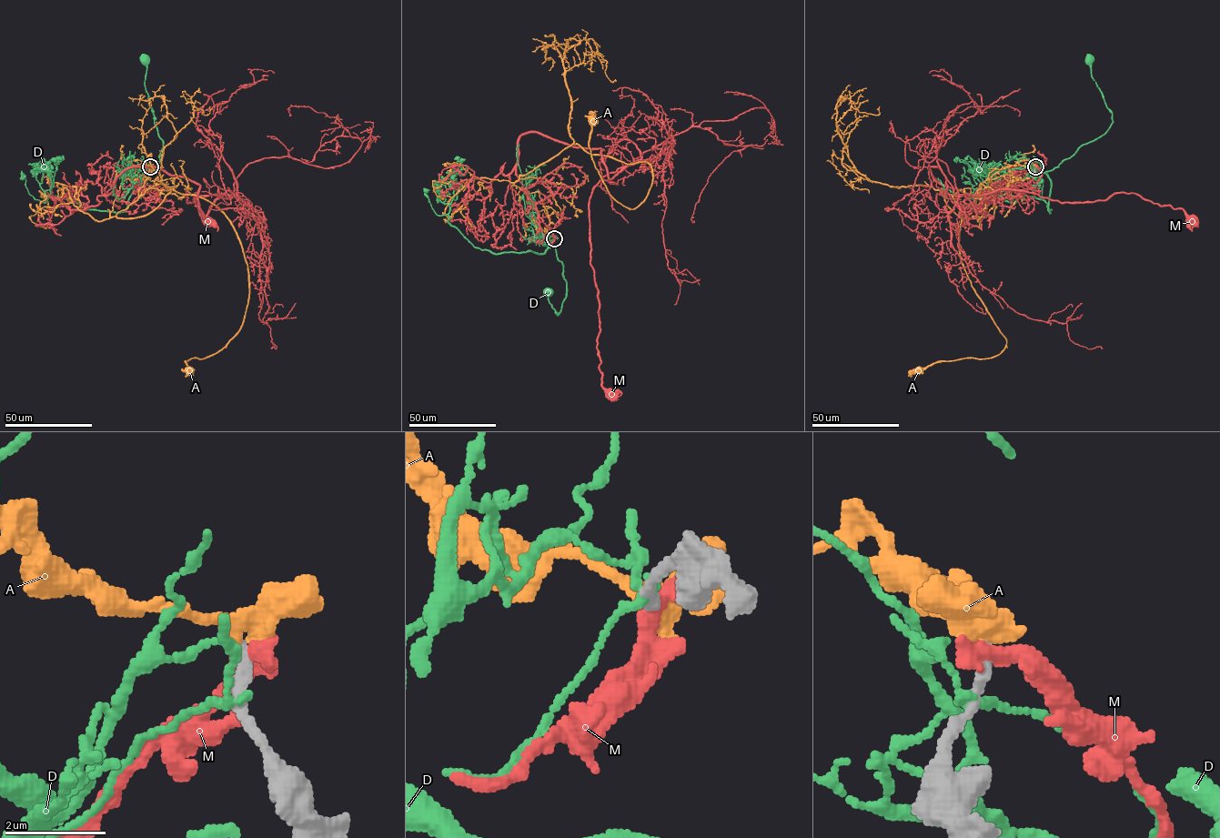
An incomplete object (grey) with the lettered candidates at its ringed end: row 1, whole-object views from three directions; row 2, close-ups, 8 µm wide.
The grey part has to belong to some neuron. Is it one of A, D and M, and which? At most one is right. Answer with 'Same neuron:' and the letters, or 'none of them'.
Same neuron: A

